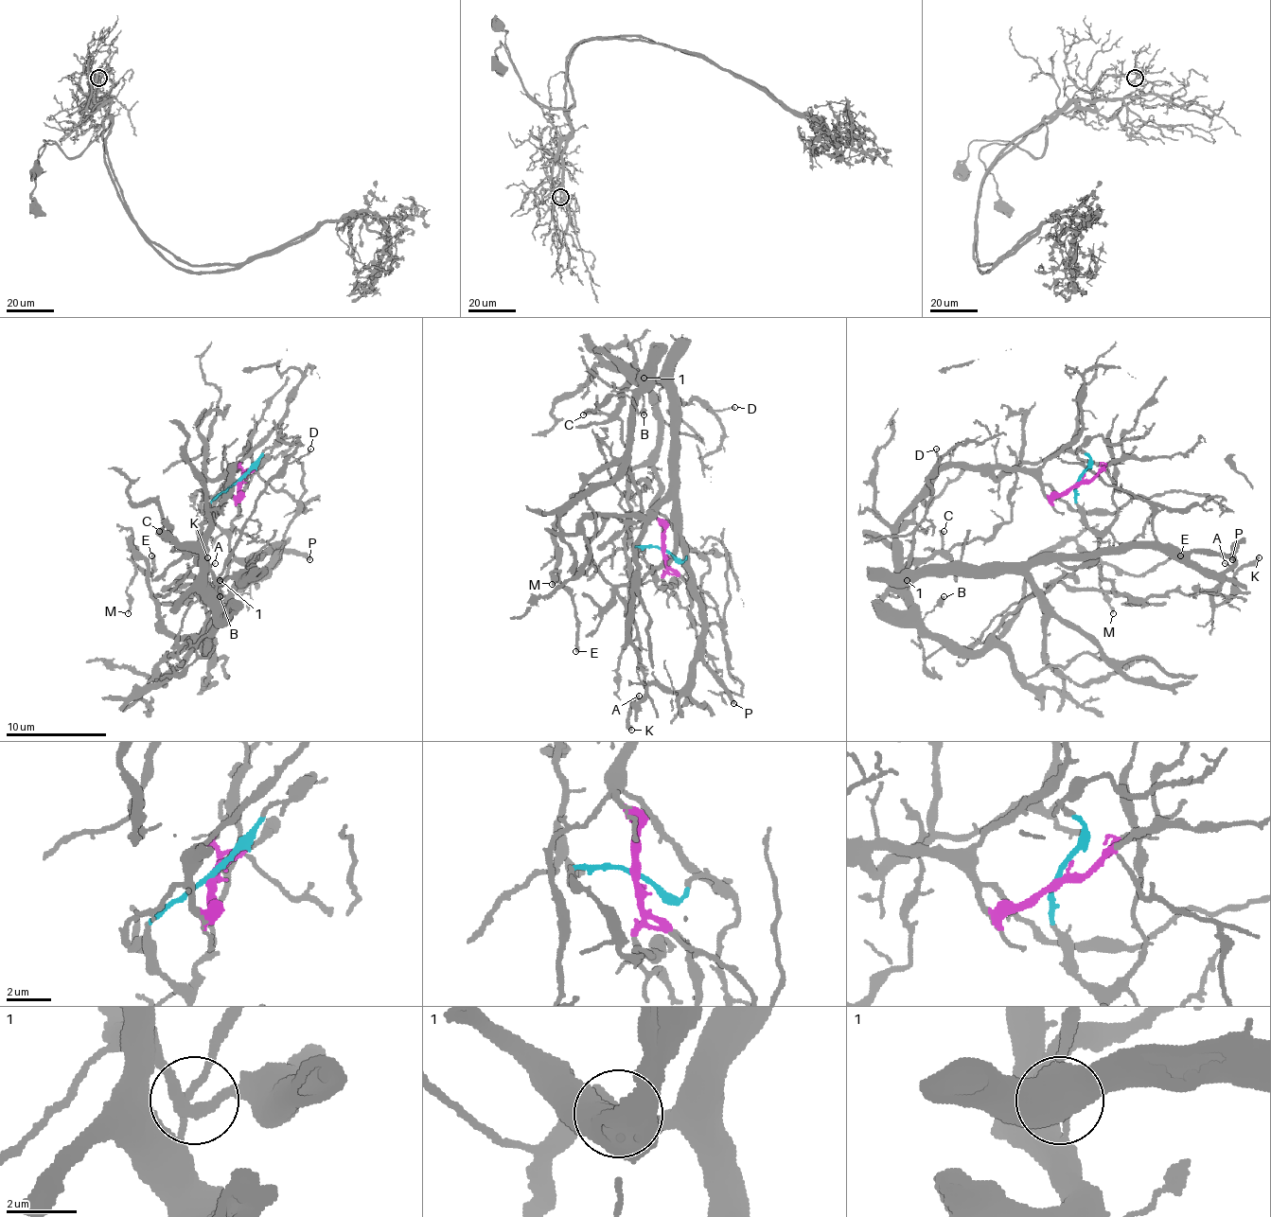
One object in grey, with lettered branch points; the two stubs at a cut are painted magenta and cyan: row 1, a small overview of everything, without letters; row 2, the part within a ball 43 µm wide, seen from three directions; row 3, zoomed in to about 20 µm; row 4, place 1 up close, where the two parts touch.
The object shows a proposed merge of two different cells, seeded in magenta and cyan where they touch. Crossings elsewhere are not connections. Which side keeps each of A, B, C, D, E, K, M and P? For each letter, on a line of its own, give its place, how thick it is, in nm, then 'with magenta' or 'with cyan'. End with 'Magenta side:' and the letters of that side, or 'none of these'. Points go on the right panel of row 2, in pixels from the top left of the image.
A: at (1225, 563); 110 nm thick; with cyan
B: at (944, 596); 400 nm thick; with magenta
C: at (944, 531); 220 nm thick; with cyan
D: at (936, 449); 110 nm thick; with magenta
E: at (1180, 555); 240 nm thick; with magenta
K: at (1259, 557); 360 nm thick; with cyan
M: at (1113, 613); 160 nm thick; with magenta
P: at (1232, 559); 320 nm thick; with cyan
Magenta side: B, D, E, M

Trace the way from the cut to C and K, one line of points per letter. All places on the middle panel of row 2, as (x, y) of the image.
C: (663, 549), (636, 552), (653, 569), (673, 552), (671, 393), (641, 376), (610, 413), (583, 415)
K: (663, 549), (636, 552), (653, 569), (679, 537), (701, 649), (679, 690), (648, 687), (630, 710), (630, 730)

